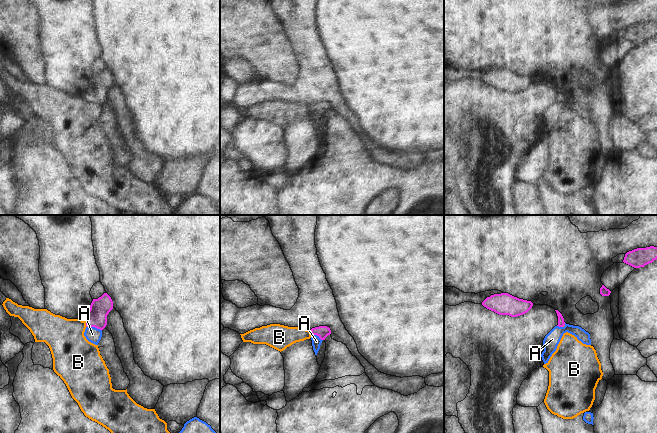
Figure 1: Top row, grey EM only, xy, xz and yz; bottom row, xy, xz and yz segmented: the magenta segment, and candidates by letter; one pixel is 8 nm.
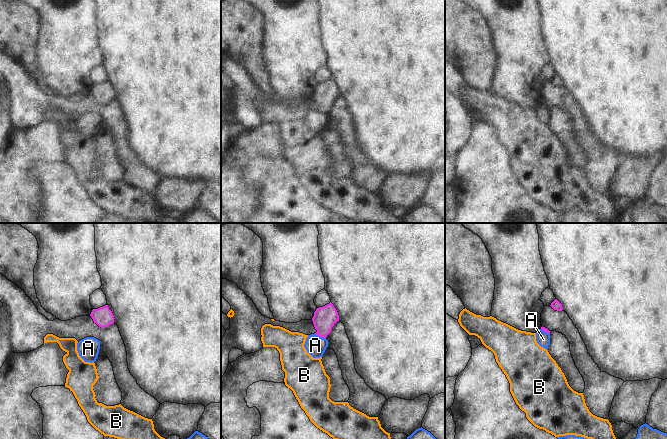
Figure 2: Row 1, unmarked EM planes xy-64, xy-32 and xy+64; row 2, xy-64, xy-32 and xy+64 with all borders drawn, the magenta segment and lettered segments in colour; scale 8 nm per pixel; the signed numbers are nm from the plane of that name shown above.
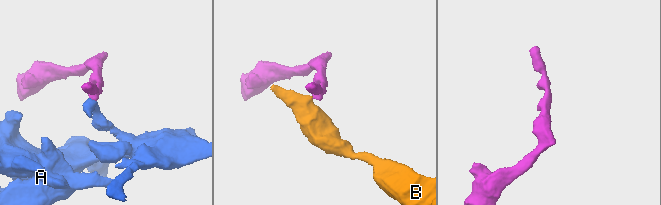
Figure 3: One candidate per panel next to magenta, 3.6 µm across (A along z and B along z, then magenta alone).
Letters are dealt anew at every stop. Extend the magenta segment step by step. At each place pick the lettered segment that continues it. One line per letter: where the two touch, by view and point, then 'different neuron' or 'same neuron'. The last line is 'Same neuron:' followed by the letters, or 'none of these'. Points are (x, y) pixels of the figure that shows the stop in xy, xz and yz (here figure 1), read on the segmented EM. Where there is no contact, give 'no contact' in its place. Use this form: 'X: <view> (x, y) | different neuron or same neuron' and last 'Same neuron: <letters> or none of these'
A: xy (94, 326) | different neuron
B: xy (86, 324) | different neuron
Same neuron: none of these

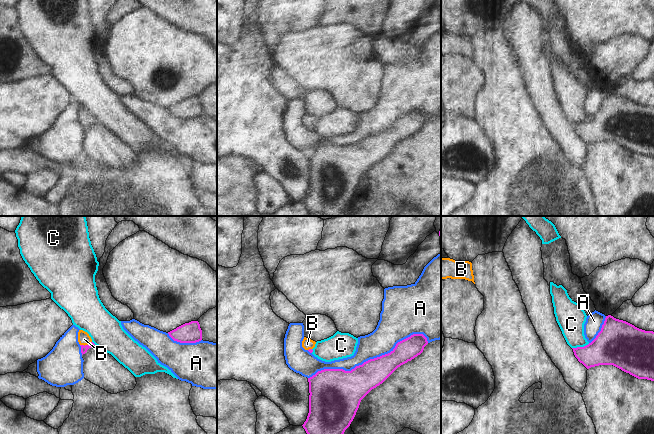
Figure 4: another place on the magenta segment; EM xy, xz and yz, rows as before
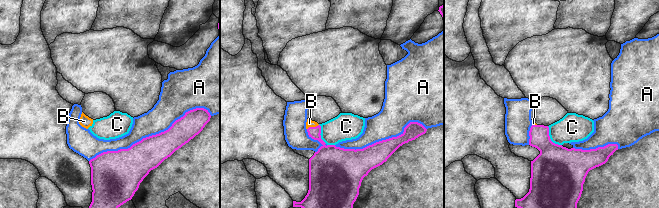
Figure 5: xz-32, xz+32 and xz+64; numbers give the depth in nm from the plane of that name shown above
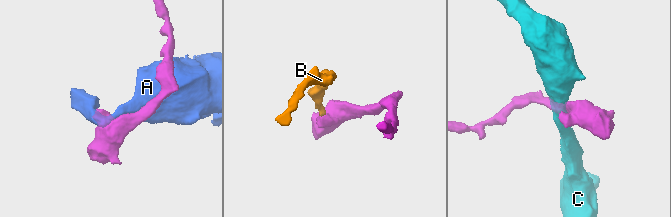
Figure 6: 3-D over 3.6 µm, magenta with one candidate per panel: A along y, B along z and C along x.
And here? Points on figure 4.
A: xz (370, 359) | different neuron
B: xy (85, 345) | same neuron
C: yz (580, 347) | different neuron
Same neuron: B

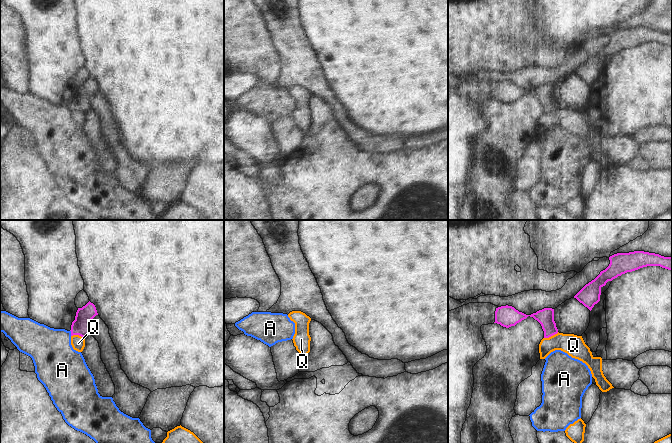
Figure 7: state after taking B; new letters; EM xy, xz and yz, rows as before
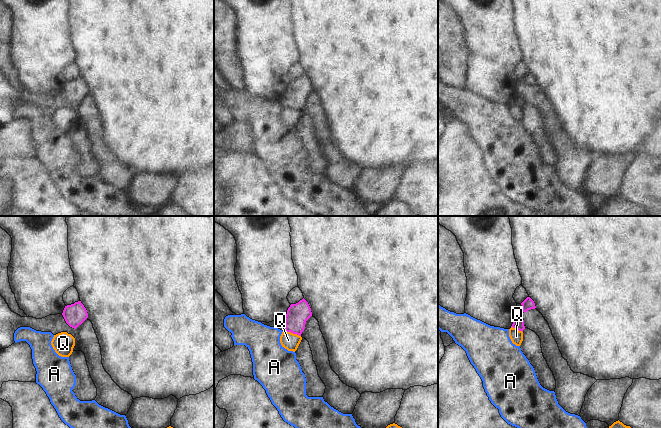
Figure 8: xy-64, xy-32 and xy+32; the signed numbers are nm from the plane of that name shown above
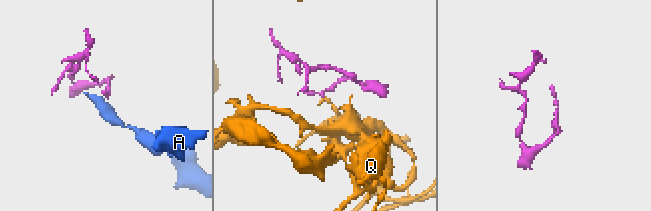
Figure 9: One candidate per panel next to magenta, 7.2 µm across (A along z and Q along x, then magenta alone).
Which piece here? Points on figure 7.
A: xy (71, 333) | different neuron
Q: yz (551, 335) | different neuron
Same neuron: none of these

